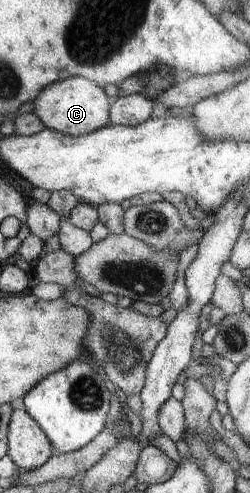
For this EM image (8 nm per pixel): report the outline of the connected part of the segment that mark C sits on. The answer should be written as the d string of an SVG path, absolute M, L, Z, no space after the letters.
M70 76L68 79L60 80L47 85L37 96L34 113L45 127L69 136L85 136L100 128L110 125L109 111L112 99L106 95L103 87L96 85L92 80L82 76Z

